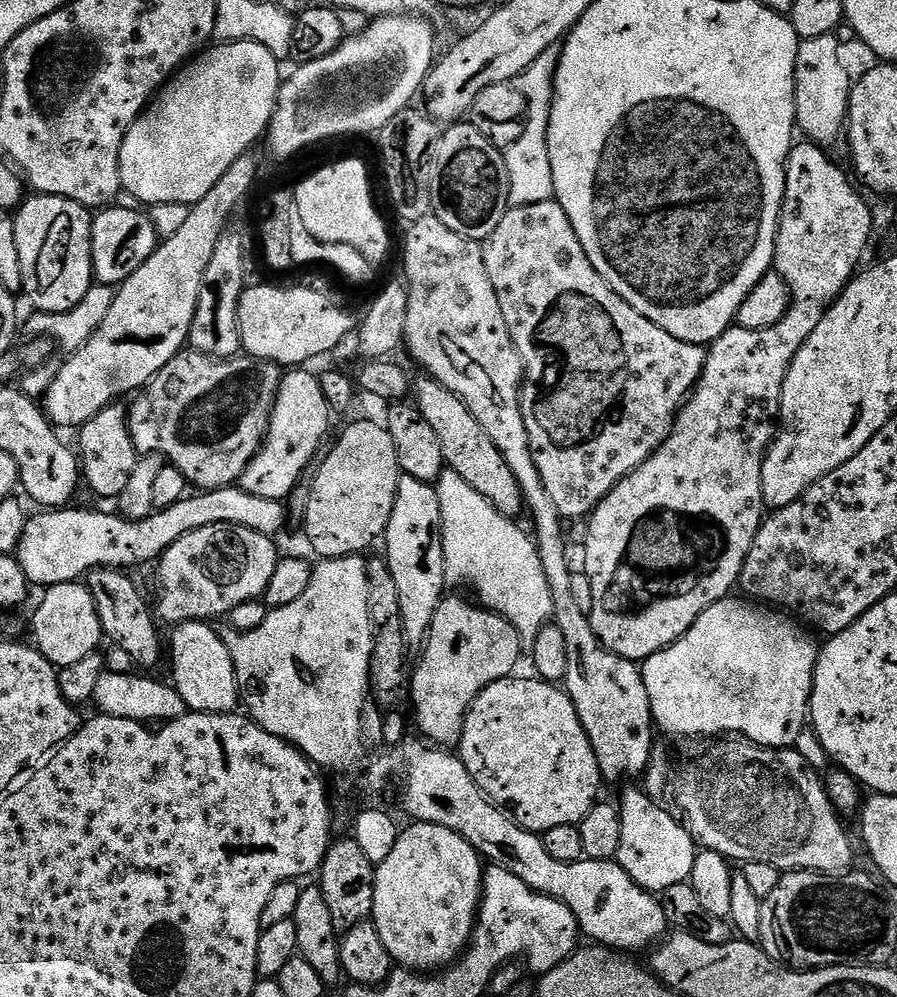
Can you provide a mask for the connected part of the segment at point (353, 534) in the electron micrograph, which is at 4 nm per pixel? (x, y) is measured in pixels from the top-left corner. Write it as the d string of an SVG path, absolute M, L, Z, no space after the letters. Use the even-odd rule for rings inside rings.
M360 420L357 424L352 424L340 437L336 440L336 445L328 452L328 457L324 461L319 461L318 467L315 469L316 481L310 484L308 488L308 509L305 510L302 517L302 523L304 523L304 532L308 535L308 544L317 552L317 557L333 560L339 556L355 556L357 554L367 553L367 548L372 543L379 541L383 537L384 532L388 529L388 523L390 522L390 514L394 510L394 498L398 494L398 482L401 478L400 463L398 462L398 454L394 450L394 438L390 438L387 427L383 423L375 424L372 420Z

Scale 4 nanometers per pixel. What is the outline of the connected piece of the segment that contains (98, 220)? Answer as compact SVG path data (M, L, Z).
M109 206L95 213L92 222L92 275L101 285L119 286L124 283L150 254L156 252L158 233L147 211Z

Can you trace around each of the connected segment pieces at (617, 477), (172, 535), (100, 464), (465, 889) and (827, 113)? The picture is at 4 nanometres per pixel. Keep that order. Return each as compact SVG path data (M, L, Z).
M555 199L546 202L534 202L521 208L509 207L507 214L494 226L494 234L483 241L486 274L490 274L490 283L494 286L494 294L498 294L498 306L502 306L502 318L506 318L506 326L510 330L510 338L518 350L524 363L524 383L520 389L520 409L522 418L526 418L526 434L530 434L530 446L534 452L534 462L538 466L538 474L542 478L542 486L546 486L546 494L560 511L561 517L569 521L580 520L591 516L592 511L608 497L610 490L618 486L638 466L642 466L666 442L676 424L676 415L680 413L689 396L692 395L696 383L704 369L708 357L701 345L682 342L682 338L674 338L674 334L666 334L662 326L650 322L630 302L622 299L594 270L590 258L586 258L586 250L582 250L582 242L578 242L578 234L574 234L574 226L570 218L566 218L566 210L557 204Z
M238 486L227 488L215 488L213 492L203 494L188 494L174 506L153 511L151 516L144 520L125 520L119 514L110 516L106 512L96 512L94 510L82 510L76 508L44 510L29 517L23 540L19 544L16 557L27 576L29 585L33 587L42 586L49 588L54 585L71 584L79 581L82 577L89 575L96 569L100 570L132 570L135 564L148 564L159 561L164 551L178 538L190 534L194 530L202 530L206 526L215 524L235 524L238 528L254 530L263 536L279 537L279 532L283 530L284 523L290 520L290 512L279 500L270 498L258 498Z
M123 407L103 408L90 422L86 422L78 430L80 448L78 459L82 465L82 476L94 491L106 499L115 501L126 490L126 482L130 482L130 474L134 474L134 466L138 453L128 429L128 413Z
M412 822L409 828L405 827L401 831L386 862L376 868L374 906L370 917L397 965L408 970L440 970L451 964L468 947L472 932L476 929L484 886L485 869L480 868L480 864L482 857L477 848L446 826Z
M835 35L800 41L796 69L794 70L794 98L796 99L796 127L817 146L829 146L843 137L848 122L848 103L854 76L848 73L840 57L840 44Z

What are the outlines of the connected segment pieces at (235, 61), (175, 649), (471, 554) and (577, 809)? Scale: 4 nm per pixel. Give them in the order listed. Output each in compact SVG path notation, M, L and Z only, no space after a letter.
M249 40L220 42L201 51L156 93L152 103L126 134L120 151L123 191L141 200L144 206L166 202L191 206L206 198L232 163L245 155L259 136L261 139L267 133L280 94L280 68L281 61L270 54L266 46Z
M192 620L188 624L181 624L179 627L175 629L176 632L172 636L172 676L171 679L174 681L174 687L178 694L182 694L182 698L186 702L186 706L189 710L193 712L223 712L225 714L232 714L237 711L238 705L241 703L240 698L240 683L238 682L238 678L236 677L236 667L234 666L234 662L230 658L230 650L224 644L224 637L218 631L215 632L213 625L208 622L203 622L200 620Z
M451 470L441 472L434 487L438 494L438 506L442 506L442 542L444 543L444 579L449 585L465 584L472 588L471 595L490 612L497 612L510 621L520 635L521 645L531 646L538 634L553 619L550 582L546 582L546 570L542 570L542 558L536 549L536 541L522 529L516 528L515 519L494 510L492 503L470 482L458 478Z
M539 678L516 679L495 680L480 691L464 717L458 755L481 792L497 805L511 809L521 828L543 834L554 826L579 825L598 803L599 796L596 795L600 792L602 777L590 738L586 738L586 730L578 718L578 710L567 691L561 690L555 683Z

